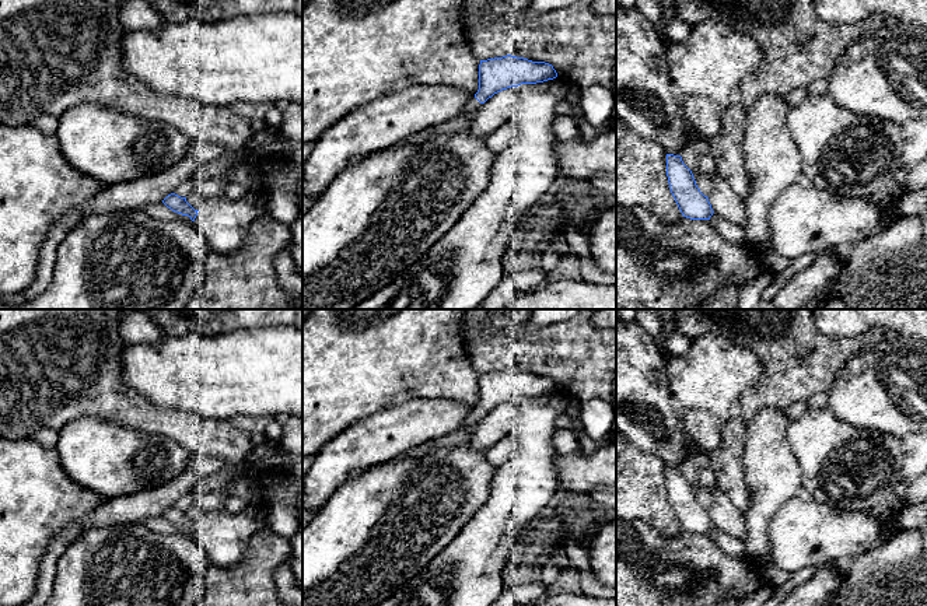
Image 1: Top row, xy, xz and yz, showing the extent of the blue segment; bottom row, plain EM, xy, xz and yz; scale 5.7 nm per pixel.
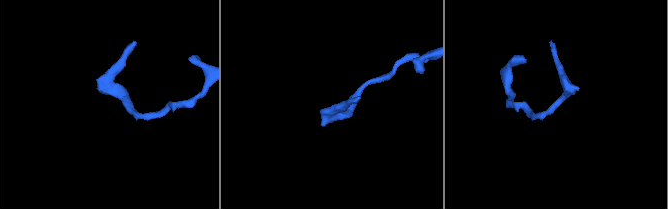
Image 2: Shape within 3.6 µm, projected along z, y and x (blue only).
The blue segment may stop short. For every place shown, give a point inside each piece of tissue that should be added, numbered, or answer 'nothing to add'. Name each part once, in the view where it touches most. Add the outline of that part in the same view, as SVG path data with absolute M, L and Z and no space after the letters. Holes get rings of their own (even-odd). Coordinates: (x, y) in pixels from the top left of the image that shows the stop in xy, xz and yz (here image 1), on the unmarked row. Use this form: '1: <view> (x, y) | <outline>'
1: xz (472, 420) | M475 410L464 420L462 425L459 427L459 431L466 431L472 427L476 427L478 423L482 420L483 417L480 417Z

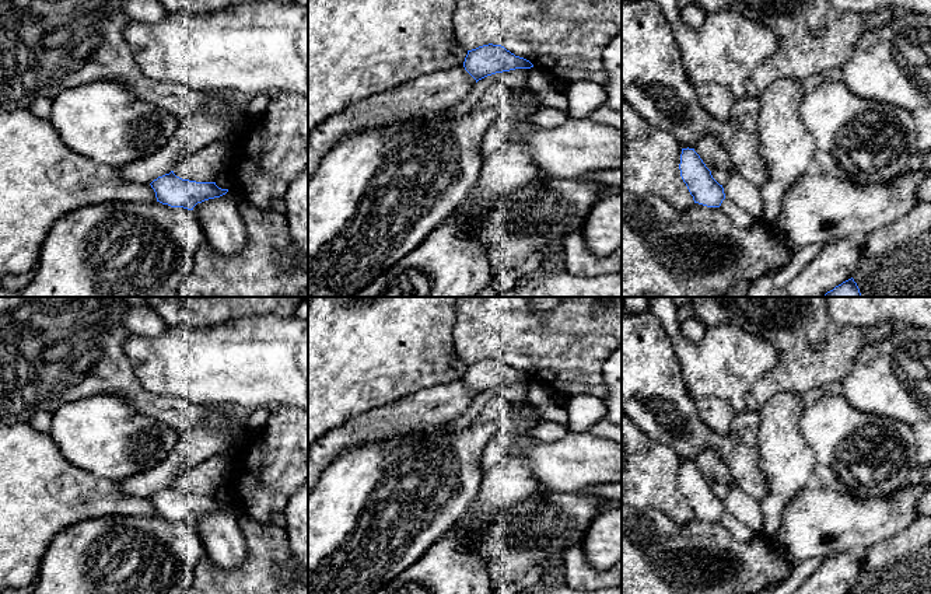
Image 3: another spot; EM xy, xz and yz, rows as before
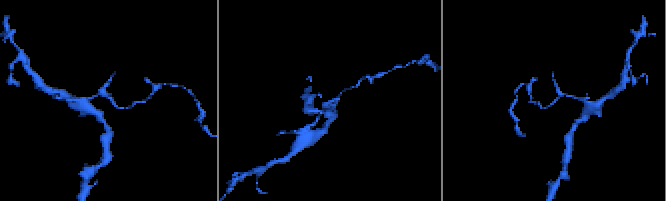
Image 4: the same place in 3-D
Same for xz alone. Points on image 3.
nothing to add

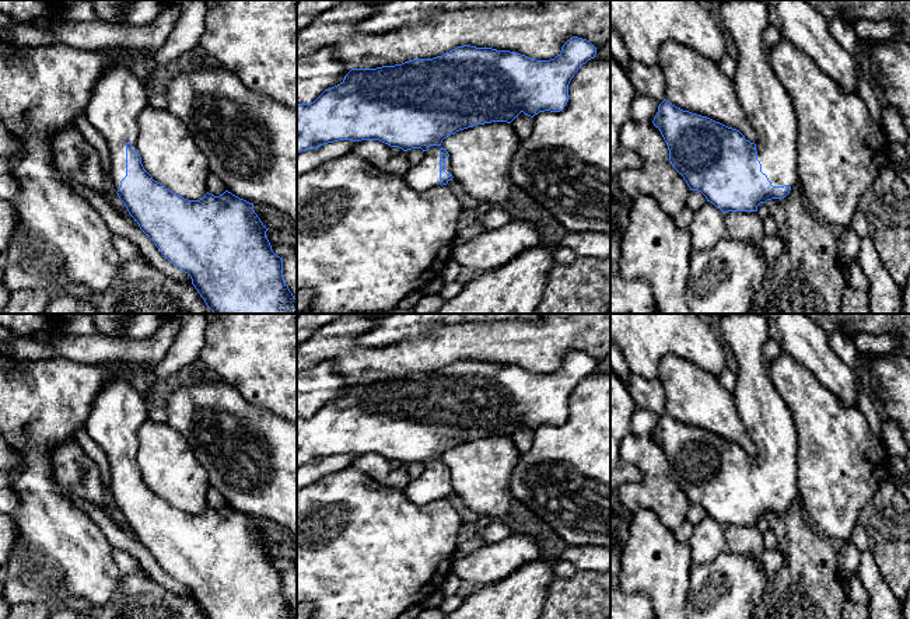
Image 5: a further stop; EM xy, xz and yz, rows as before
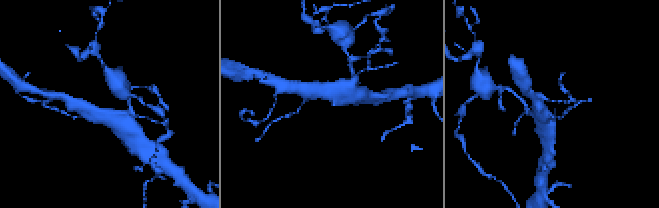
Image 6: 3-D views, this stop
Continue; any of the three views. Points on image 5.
1: xy (118, 411) | M126 375L111 378L92 402L87 430L108 457L109 492L116 506L126 490L126 457L137 464L139 429L147 419L146 401Z

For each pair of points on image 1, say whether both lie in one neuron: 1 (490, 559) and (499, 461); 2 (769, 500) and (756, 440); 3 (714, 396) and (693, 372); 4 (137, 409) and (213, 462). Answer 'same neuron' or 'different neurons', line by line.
1: different neurons
2: same neuron
3: same neuron
4: different neurons

